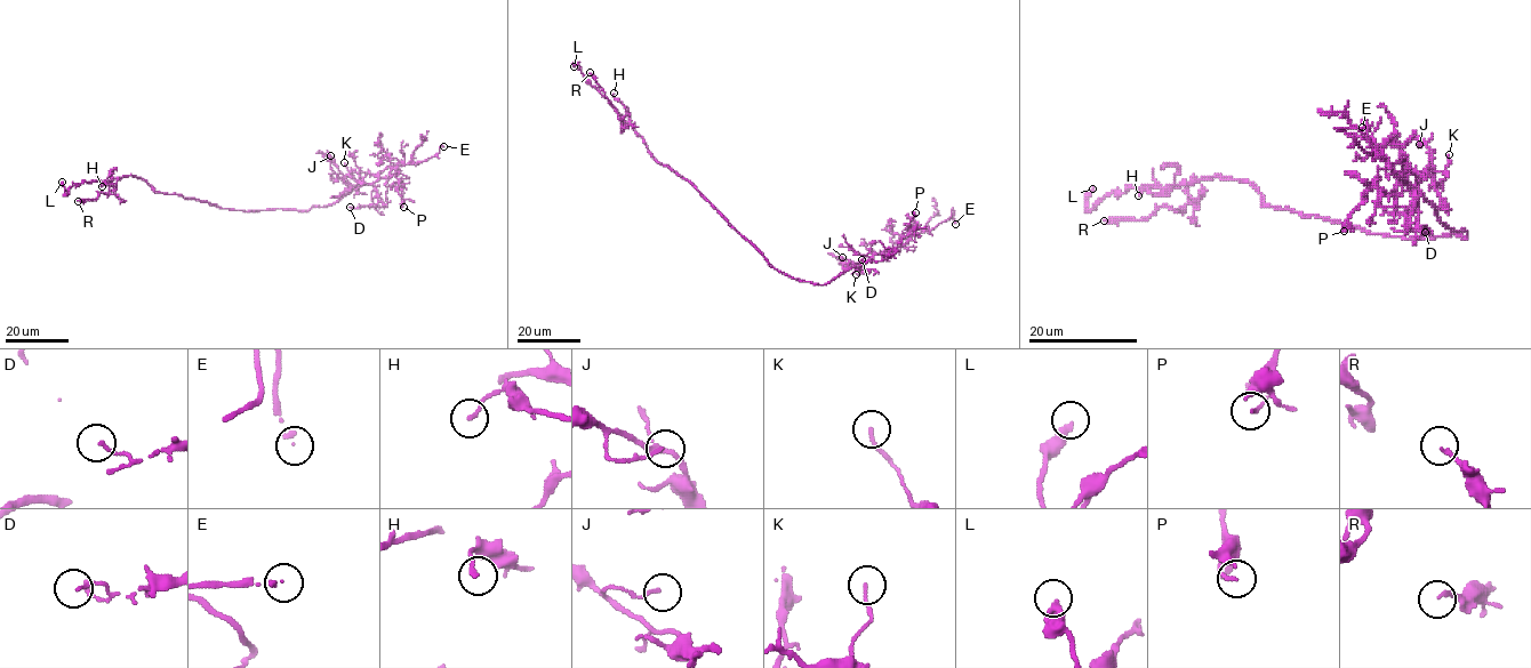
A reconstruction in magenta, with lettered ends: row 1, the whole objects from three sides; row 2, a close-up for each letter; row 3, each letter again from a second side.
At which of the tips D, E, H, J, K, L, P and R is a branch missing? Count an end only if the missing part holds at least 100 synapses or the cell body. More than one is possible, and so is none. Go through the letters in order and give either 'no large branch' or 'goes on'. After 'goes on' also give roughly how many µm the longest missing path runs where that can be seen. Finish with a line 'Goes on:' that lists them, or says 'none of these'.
D: no large branch
E: goes on | 15 µm
H: no large branch
J: no large branch
K: no large branch
L: no large branch
P: no large branch
R: no large branch
Goes on: E

